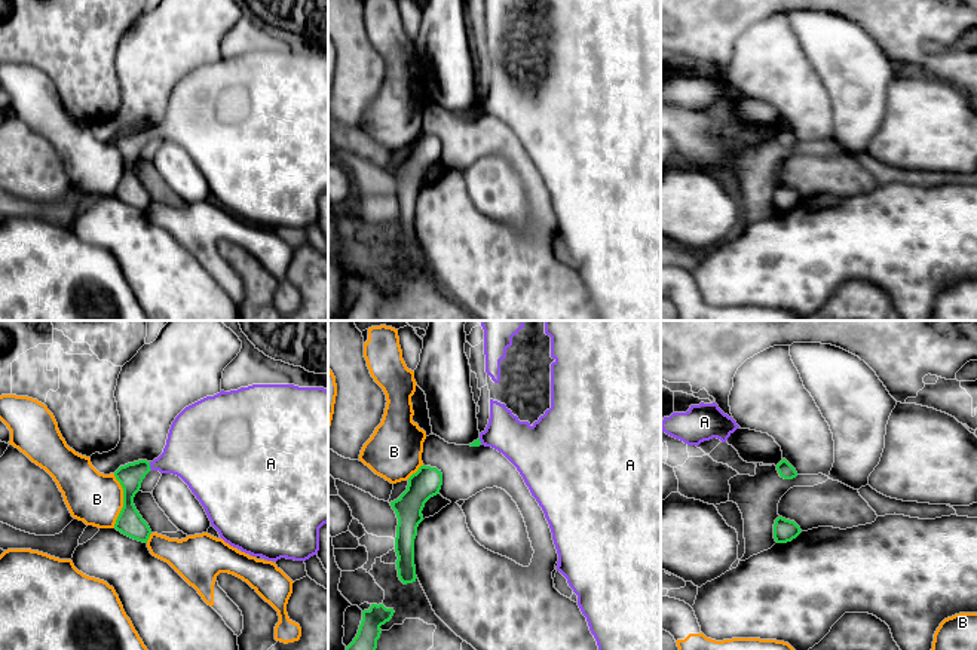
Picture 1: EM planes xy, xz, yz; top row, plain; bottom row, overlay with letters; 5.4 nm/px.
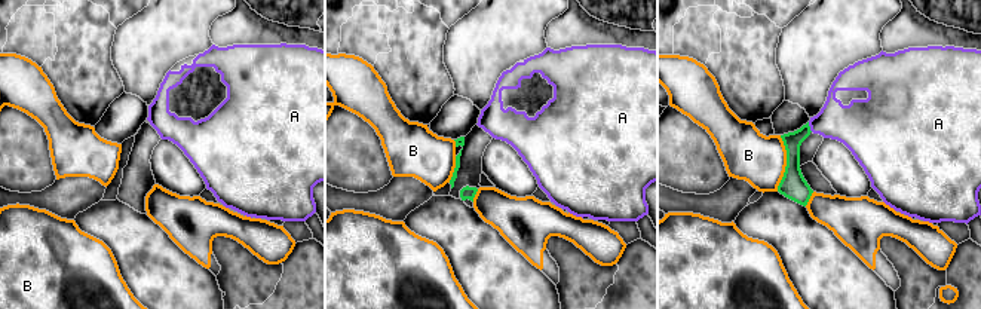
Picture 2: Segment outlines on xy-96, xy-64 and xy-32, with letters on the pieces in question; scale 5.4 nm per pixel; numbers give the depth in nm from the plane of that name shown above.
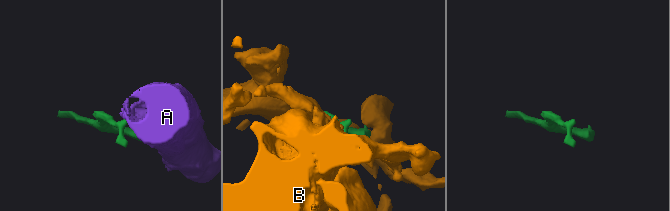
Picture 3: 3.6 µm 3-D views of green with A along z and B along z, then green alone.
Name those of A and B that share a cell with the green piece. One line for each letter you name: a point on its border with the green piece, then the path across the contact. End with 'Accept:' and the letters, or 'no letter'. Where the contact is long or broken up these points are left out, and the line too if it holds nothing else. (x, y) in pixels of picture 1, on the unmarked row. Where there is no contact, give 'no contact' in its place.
A: xy (149, 134) | across xy (131, 143), (149, 134), (167, 131), (192, 119)
Accept: A

